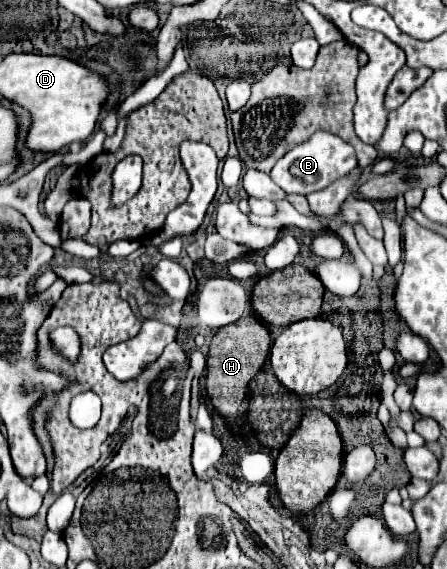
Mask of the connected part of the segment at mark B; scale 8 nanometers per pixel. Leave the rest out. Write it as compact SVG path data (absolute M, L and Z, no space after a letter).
M319 131L311 135L311 139L307 139L305 143L293 147L287 155L283 155L271 169L271 179L275 179L275 183L287 193L307 195L329 187L333 181L341 177L347 177L355 167L357 167L355 149L337 135L329 131Z

